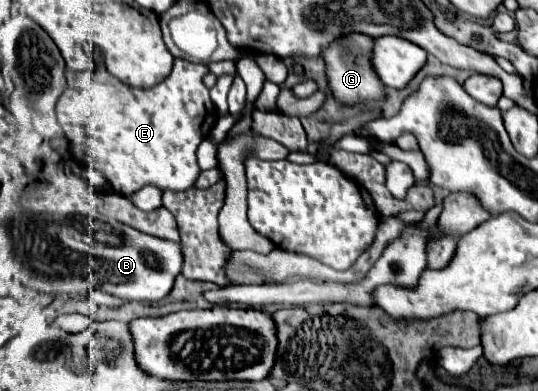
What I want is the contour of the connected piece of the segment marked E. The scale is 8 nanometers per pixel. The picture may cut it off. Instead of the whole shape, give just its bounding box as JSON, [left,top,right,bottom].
[57,61,217,195]

